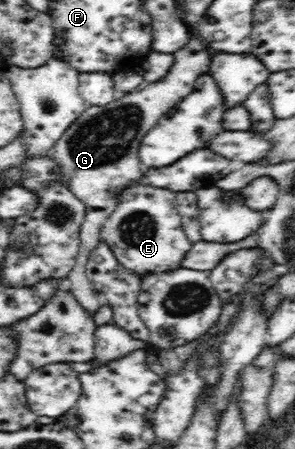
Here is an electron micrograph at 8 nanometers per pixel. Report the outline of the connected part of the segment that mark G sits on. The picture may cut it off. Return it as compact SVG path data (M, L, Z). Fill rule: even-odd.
M194 36L188 46L172 55L176 60L174 68L170 68L170 72L166 72L162 80L154 83L145 82L141 88L115 98L106 106L88 105L48 152L48 156L61 168L60 182L68 185L70 191L86 205L86 216L80 228L79 253L76 264L68 274L68 280L72 284L69 289L72 295L92 316L104 301L86 276L86 262L90 252L100 244L101 226L114 212L118 196L126 188L140 184L145 178L144 172L148 168L142 164L138 155L142 138L156 126L162 115L168 113L170 108L176 107L193 91L192 86L196 78L210 70L210 54L198 36Z

